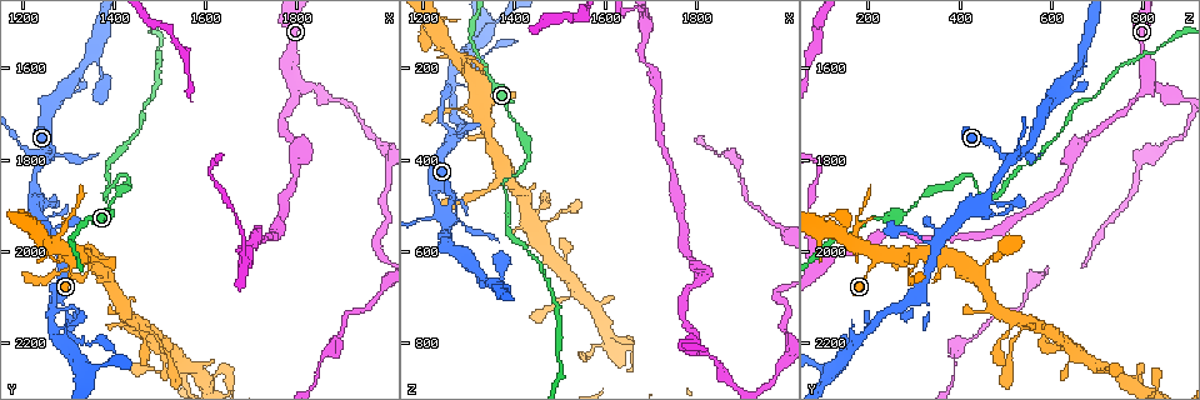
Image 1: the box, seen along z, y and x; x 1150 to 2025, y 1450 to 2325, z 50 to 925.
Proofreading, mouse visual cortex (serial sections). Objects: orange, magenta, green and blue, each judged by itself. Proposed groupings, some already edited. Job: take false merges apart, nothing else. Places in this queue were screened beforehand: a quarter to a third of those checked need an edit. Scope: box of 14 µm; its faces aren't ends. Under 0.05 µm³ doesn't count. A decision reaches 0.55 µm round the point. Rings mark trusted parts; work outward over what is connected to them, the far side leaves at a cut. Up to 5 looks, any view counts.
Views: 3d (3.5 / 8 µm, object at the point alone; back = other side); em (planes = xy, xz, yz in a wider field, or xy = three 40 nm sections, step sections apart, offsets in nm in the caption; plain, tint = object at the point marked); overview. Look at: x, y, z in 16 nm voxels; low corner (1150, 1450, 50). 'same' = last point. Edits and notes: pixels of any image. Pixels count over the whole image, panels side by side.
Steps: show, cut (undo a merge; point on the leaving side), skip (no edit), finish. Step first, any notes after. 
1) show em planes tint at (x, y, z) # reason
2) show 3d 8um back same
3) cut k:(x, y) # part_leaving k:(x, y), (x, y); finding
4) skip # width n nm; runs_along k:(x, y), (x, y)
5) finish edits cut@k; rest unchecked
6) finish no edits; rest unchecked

show 3d 8um at (1325, 2015, 290) # small branch off a trunk

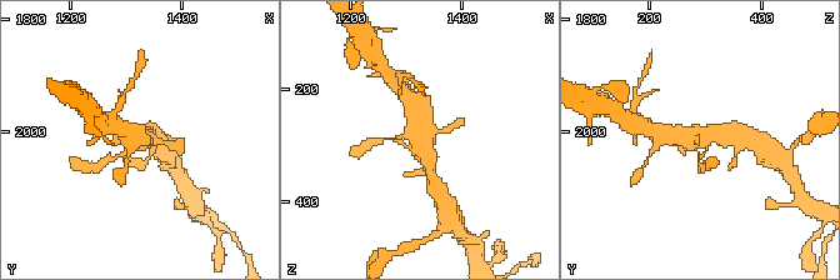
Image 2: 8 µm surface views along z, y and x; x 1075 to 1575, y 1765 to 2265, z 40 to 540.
show 3d 3.5um at (1330, 2005, 290) # closer look

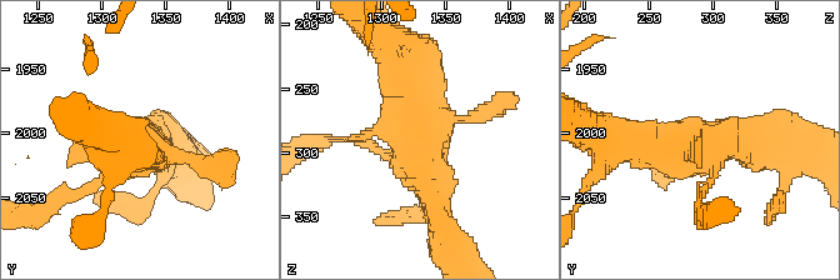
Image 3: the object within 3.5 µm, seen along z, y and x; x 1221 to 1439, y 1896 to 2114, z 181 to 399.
show em xy step 2 tint at (1330, 2010, 294)

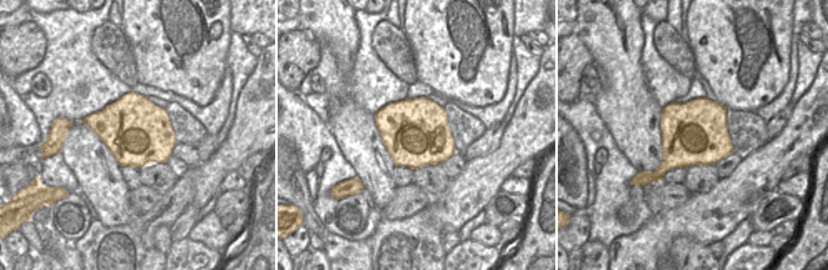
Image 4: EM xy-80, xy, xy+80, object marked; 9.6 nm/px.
skip # runs_along 3:(395, 45), (418, 164), (436, 199); one cell here

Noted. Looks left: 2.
show 3d 3.5um at (1385, 1885, 465) # sharp bend

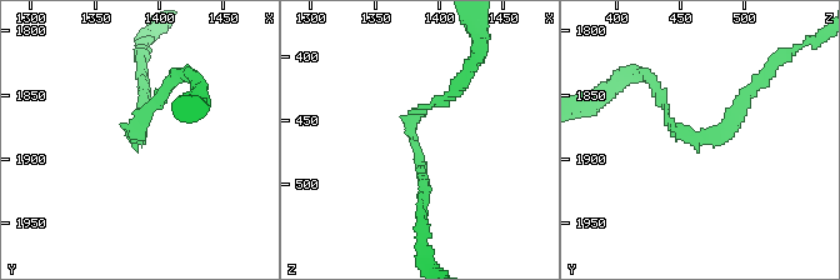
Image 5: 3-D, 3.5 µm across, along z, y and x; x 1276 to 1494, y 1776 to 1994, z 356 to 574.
show em xy step 5 tint at (1380, 1882, 468) # need the tissue

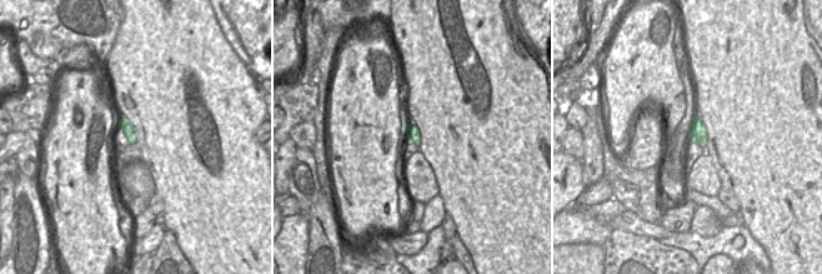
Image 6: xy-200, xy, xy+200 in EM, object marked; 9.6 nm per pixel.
skip # width 120 nm; runs_along 5:(448, 96), (413, 119), (424, 195); one cell here

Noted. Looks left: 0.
finish no edits; rest unchecked

